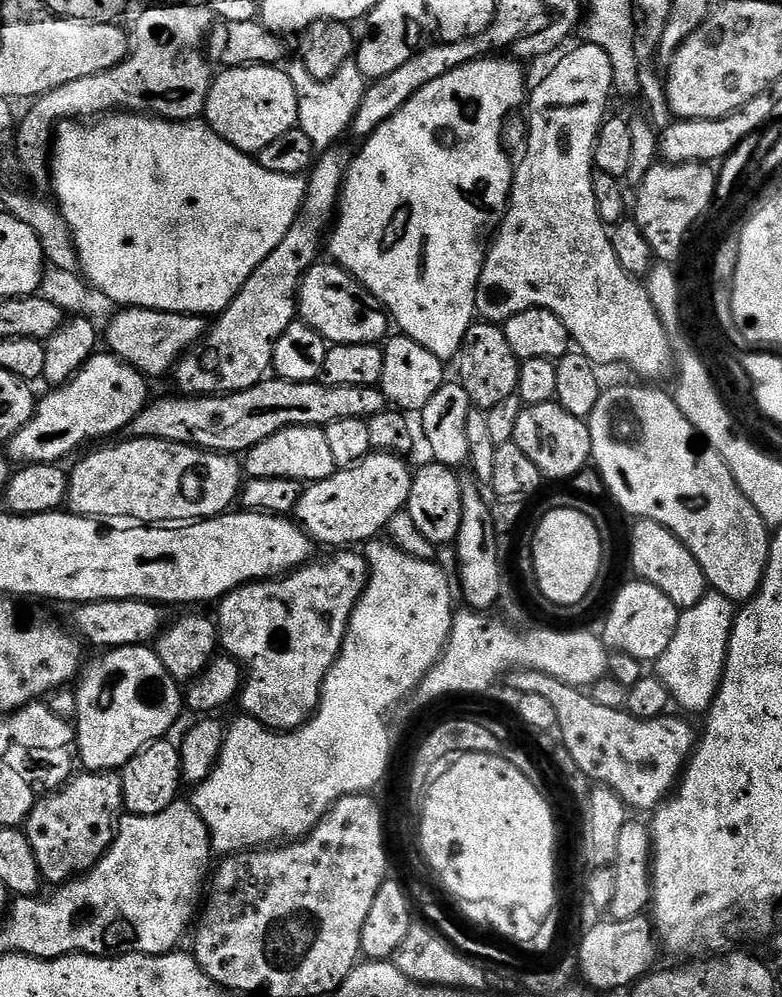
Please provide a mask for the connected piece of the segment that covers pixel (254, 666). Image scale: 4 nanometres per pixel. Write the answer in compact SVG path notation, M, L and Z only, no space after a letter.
M356 550L337 552L340 552L337 556L321 564L309 562L279 578L244 584L219 601L220 613L214 616L219 647L240 664L244 673L238 704L244 707L241 708L243 715L251 716L265 728L282 733L295 732L303 728L320 707L324 679L340 657L352 611L368 585L367 559L361 553L359 556Z

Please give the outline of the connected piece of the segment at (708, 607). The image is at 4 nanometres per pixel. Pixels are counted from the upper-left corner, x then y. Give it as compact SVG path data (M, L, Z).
M709 590L698 606L681 611L670 646L666 646L660 659L655 661L655 675L659 676L666 690L670 690L673 701L688 712L707 713L712 707L712 699L720 691L720 679L737 611L733 601L727 600L721 592Z

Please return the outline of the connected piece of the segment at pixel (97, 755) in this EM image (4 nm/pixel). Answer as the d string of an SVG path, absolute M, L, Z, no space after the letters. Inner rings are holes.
M135 644L114 648L97 656L100 657L89 668L87 665L83 669L74 688L78 702L78 714L74 721L77 750L79 763L87 771L114 772L123 770L134 754L169 735L168 731L180 720L180 711L185 711L186 696L170 670L162 666L162 658L158 658L155 647Z

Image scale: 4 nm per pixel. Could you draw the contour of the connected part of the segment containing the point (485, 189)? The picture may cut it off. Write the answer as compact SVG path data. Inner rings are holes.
M481 58L478 60L472 60L469 64L463 64L458 66L454 70L450 70L450 74L442 74L442 78L434 78L434 82L430 82L426 86L422 86L422 90L418 90L418 94L414 94L414 98L410 98L410 102L406 102L406 106L402 106L402 110L398 110L398 114L394 114L394 118L390 118L386 122L382 122L382 126L378 126L378 130L374 130L372 136L367 137L363 141L364 149L360 153L351 157L348 165L348 177L344 180L344 191L340 198L340 206L336 214L335 221L330 229L330 235L326 240L327 251L332 251L331 259L340 267L346 269L353 276L356 281L361 284L365 290L372 297L375 298L376 303L381 305L389 317L394 321L403 335L409 336L414 342L418 342L422 346L426 346L426 350L430 350L430 354L434 354L439 360L445 362L455 361L460 355L460 347L462 342L466 338L466 330L477 319L478 313L476 311L476 291L478 290L478 282L480 281L480 275L484 269L484 258L488 254L490 247L490 241L495 237L500 221L504 219L505 212L508 211L508 200L512 197L512 178L514 175L514 160L504 153L504 144L500 141L500 135L504 132L504 123L508 120L508 115L515 110L516 107L523 105L526 100L526 88L524 92L524 72L519 63L515 59L509 58L509 60L500 60L504 58Z

